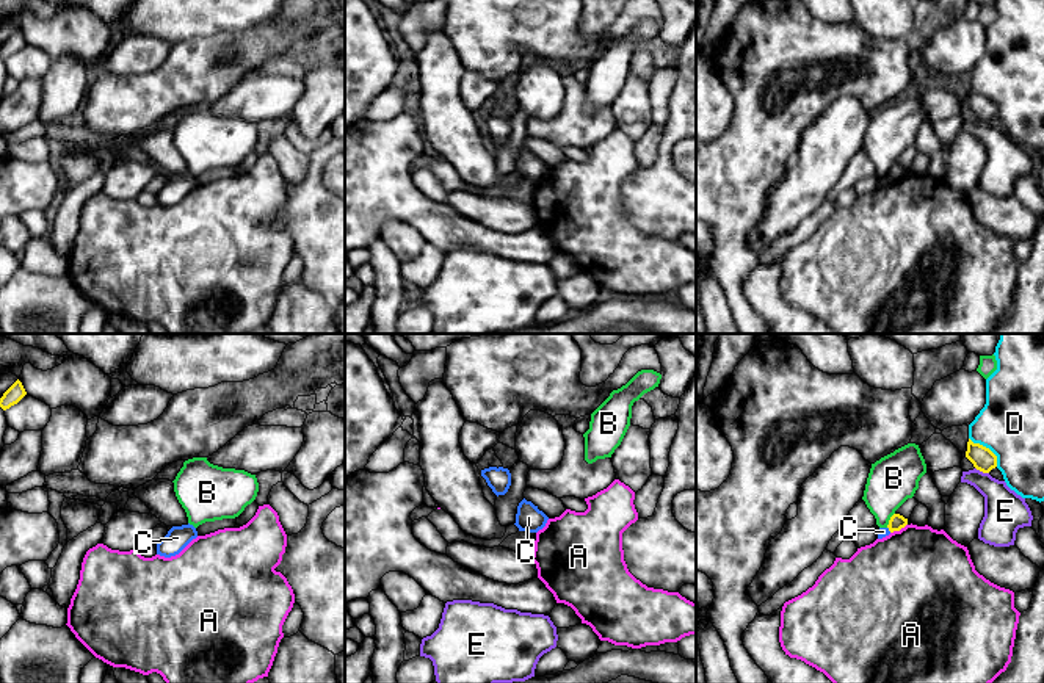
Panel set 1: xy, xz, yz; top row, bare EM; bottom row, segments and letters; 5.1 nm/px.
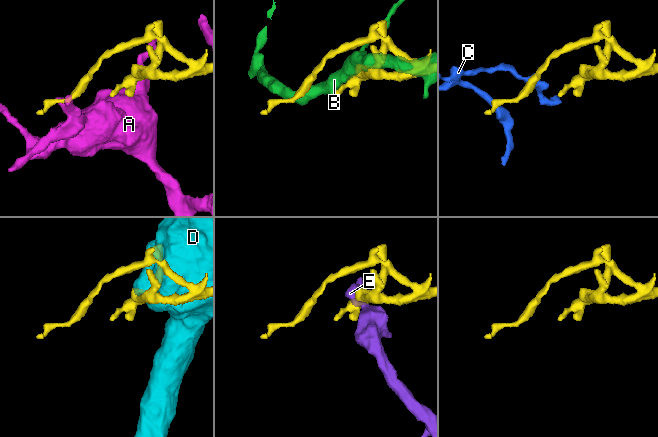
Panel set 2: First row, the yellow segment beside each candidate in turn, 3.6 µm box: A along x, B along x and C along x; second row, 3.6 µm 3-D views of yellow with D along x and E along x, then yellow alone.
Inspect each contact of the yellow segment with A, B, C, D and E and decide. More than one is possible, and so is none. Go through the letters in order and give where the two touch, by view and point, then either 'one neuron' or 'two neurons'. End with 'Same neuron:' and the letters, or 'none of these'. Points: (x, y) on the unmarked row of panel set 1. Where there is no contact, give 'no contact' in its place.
A: meets yellow in yz at (898, 179); two neurons
B: meets yellow in yz at (889, 169); two neurons
C: meets yellow in yz at (889, 179); two neurons
D: meets yellow in yz at (988, 97); two neurons
E: meets yellow in yz at (982, 119); two neurons
Same neuron: none of these

